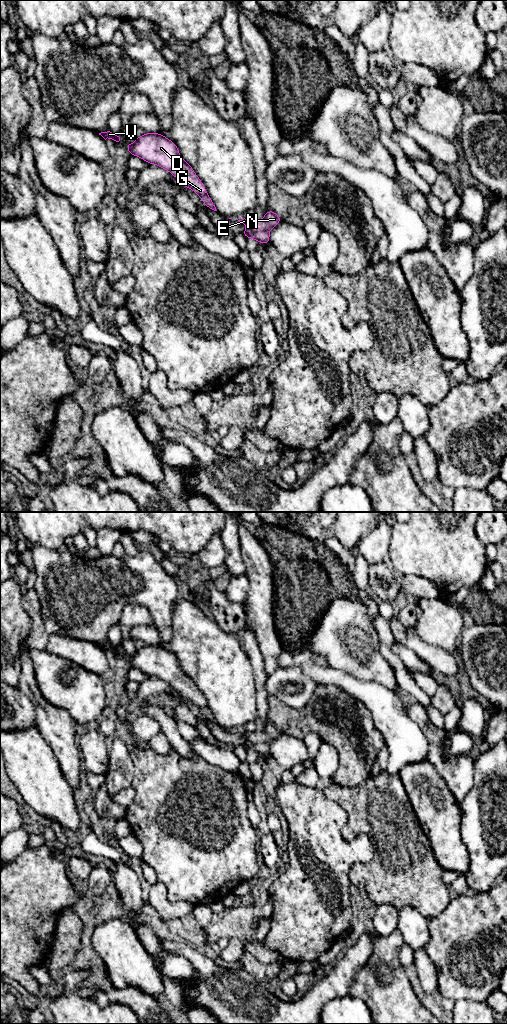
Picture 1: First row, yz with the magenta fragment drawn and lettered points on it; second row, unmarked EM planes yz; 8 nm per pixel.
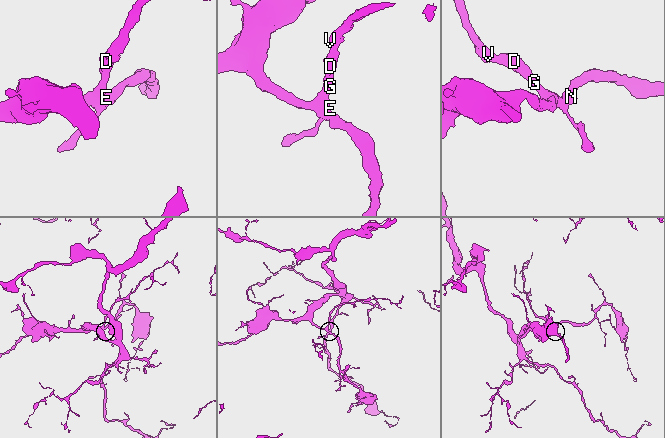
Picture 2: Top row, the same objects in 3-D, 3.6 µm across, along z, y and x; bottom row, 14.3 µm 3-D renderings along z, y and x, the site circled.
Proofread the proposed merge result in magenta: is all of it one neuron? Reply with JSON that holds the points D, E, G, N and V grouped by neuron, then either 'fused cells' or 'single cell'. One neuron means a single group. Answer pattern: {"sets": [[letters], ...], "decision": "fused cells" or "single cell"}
{"sets": [["D", "E", "G", "N", "V"]], "decision": "single cell"}

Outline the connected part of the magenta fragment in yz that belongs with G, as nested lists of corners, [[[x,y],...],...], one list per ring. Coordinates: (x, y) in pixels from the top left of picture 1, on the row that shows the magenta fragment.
[[[144,133],[134,143],[126,143],[128,152],[149,164],[157,165],[178,179],[184,187],[193,190],[204,205],[214,211],[216,207],[207,194],[204,184],[193,168],[179,154],[177,145],[161,133]]]

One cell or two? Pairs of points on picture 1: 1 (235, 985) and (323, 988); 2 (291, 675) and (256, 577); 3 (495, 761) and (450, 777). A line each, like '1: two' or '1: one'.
1: one
2: two
3: two

